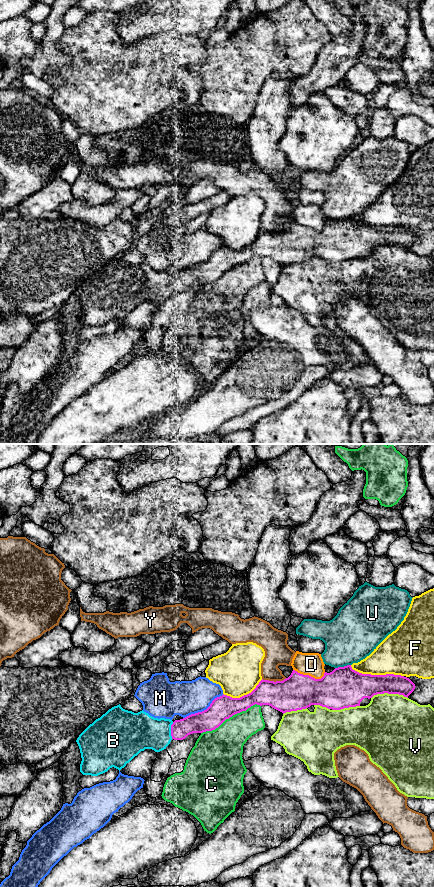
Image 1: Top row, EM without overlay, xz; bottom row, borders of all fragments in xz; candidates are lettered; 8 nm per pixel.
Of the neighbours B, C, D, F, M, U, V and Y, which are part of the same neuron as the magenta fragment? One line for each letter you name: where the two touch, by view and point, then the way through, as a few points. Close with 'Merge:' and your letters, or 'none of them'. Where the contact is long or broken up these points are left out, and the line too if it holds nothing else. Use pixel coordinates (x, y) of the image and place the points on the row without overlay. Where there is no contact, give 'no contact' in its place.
B: meets magenta in xz at (171, 282)
Merge: B

